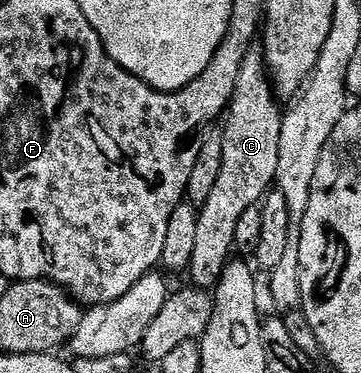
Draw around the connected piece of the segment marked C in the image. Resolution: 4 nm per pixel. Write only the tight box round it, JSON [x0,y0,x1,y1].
[190,49,284,288]

